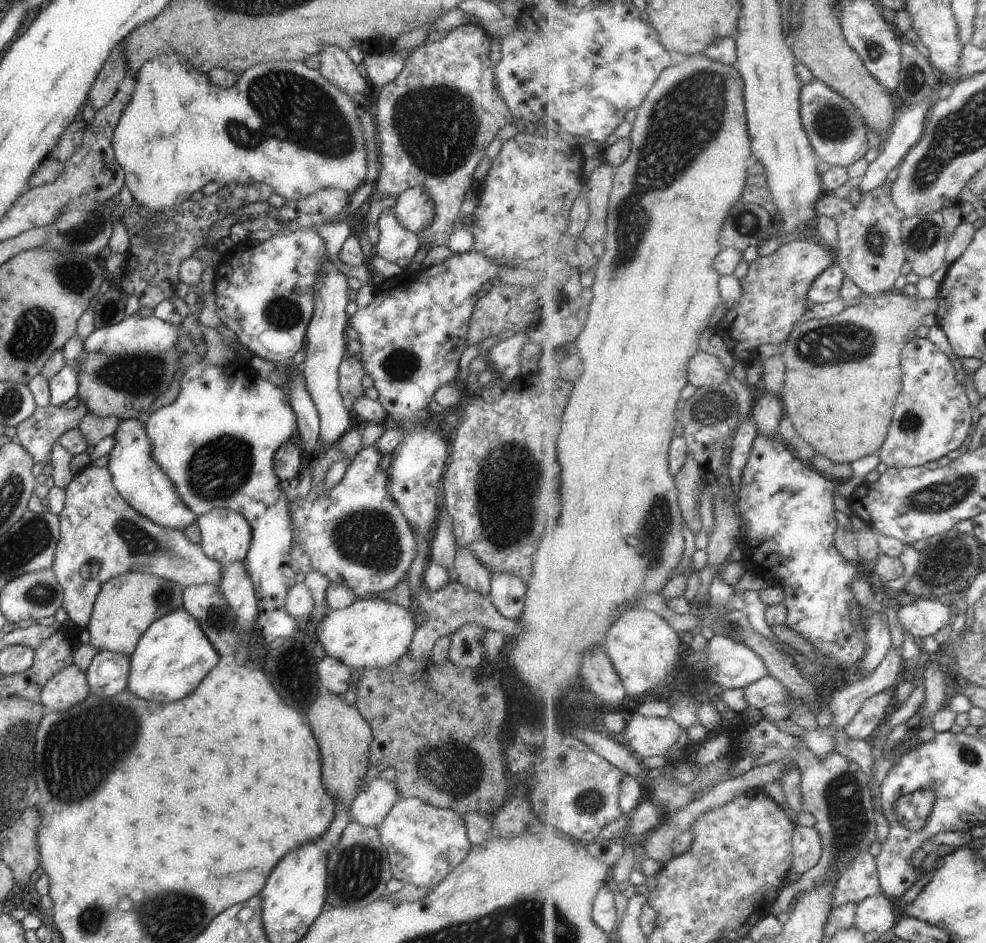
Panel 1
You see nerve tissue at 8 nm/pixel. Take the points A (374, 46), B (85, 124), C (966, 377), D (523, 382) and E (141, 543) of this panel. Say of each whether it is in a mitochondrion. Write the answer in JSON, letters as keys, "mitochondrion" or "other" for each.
{"A":"other","B":"other","C":"other","D":"other","E":"mitochondrion"}

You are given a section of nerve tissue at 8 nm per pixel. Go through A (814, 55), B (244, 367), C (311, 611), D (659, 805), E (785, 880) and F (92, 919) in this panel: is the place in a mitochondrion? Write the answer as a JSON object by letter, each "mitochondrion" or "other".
{"A":"other","B":"other","C":"other","D":"other","E":"other","F":"mitochondrion"}

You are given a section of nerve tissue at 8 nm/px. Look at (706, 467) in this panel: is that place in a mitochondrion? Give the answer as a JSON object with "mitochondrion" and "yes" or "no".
{"mitochondrion":"no"}

